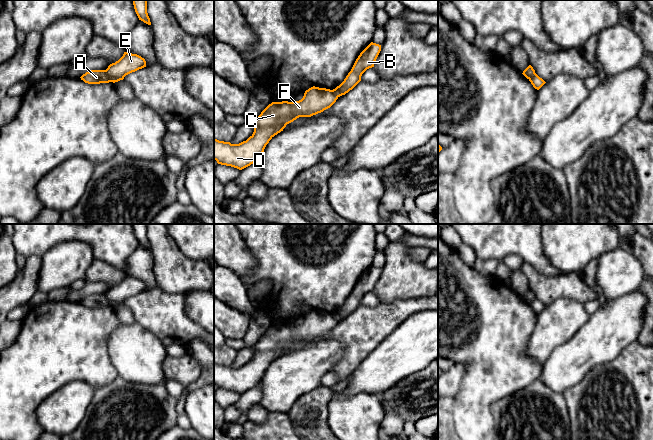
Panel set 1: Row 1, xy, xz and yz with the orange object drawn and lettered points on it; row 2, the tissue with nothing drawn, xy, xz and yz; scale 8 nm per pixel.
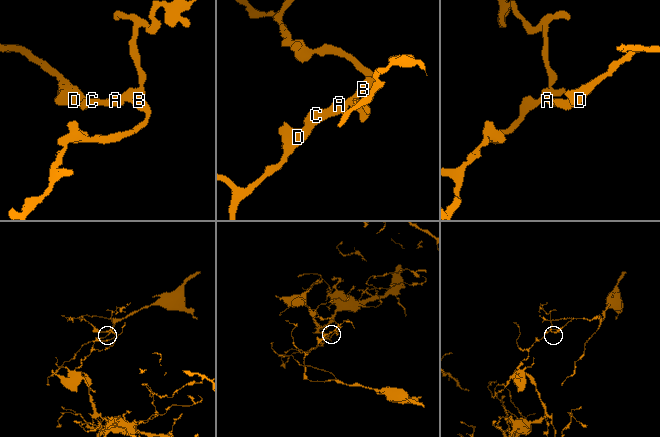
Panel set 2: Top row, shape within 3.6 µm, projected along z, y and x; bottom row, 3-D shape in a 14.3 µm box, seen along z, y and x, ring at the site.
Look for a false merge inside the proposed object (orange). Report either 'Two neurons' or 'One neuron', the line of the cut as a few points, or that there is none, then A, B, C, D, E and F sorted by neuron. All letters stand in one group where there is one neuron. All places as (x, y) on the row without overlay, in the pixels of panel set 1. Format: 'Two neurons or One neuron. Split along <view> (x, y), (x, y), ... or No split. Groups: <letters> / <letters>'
Two neurons. Split along xy (104, 294), (112, 305). Groups: A C D F / B E

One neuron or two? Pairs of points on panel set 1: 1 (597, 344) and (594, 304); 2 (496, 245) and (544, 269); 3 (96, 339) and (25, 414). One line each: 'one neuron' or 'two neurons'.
1: two neurons
2: one neuron
3: one neuron

